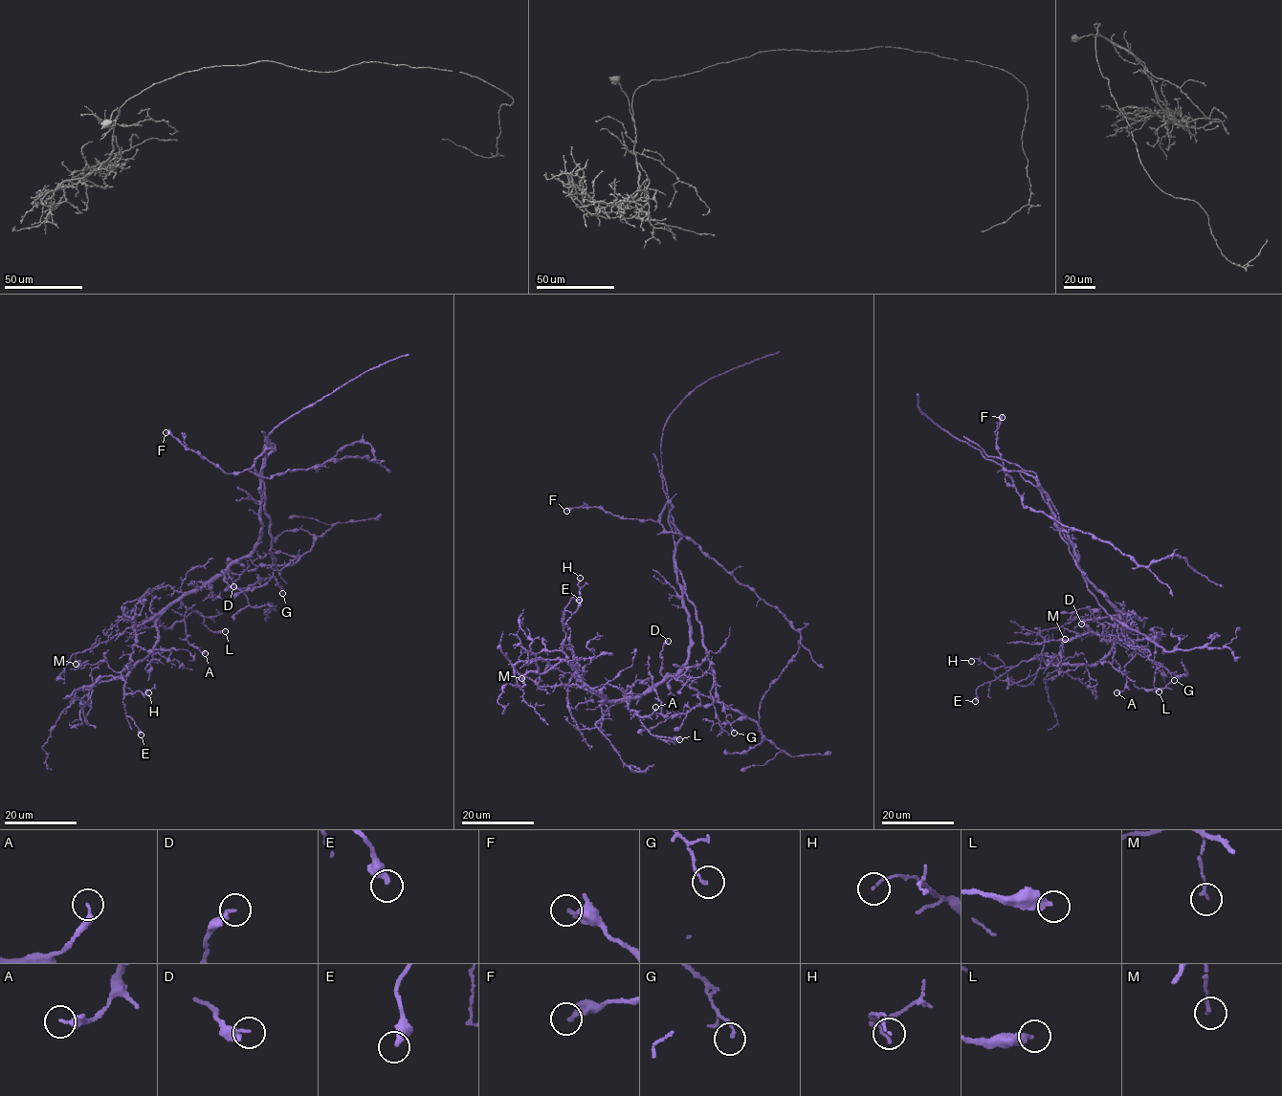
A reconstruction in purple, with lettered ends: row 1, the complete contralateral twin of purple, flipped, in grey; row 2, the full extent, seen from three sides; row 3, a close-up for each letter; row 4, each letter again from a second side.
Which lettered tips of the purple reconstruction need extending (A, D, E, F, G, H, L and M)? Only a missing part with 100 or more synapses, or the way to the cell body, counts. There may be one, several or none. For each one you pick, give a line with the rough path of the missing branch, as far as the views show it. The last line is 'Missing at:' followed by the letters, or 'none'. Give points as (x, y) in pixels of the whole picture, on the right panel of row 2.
Missing at: none

